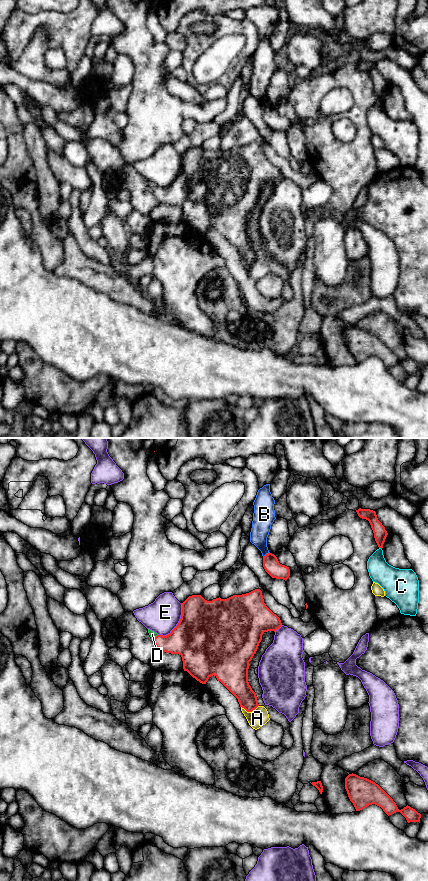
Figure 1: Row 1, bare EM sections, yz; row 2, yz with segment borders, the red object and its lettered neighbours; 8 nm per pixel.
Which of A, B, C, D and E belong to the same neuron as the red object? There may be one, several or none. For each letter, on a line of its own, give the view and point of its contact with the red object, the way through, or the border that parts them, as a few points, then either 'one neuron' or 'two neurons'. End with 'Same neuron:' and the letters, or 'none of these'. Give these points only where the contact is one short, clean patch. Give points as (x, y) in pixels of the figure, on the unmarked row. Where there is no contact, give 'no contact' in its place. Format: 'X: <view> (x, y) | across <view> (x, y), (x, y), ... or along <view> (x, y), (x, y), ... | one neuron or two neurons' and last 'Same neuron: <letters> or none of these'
A: yz (249, 263) | two neurons
B: yz (265, 107) | along yz (269, 104), (263, 110) | two neurons
C: yz (380, 99) | two neurons
D: yz (155, 189) | across yz (186, 191), (159, 192), (155, 189), (152, 186) | one neuron
E: yz (177, 176) | two neurons
Same neuron: D

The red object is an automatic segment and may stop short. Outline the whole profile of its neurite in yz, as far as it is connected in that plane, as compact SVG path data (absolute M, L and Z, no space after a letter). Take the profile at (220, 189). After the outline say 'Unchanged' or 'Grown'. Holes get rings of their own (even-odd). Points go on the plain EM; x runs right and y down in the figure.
M255 141L227 151L205 152L201 147L189 148L182 156L182 167L170 186L163 188L148 181L159 204L179 206L183 221L202 236L215 228L237 251L247 264L259 256L256 245L248 234L249 214L256 205L264 184L282 178L280 170L264 155L262 143Z. Grown

